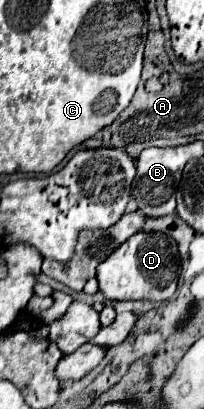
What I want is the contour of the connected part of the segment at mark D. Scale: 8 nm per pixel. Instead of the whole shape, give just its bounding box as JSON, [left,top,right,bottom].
[97,233,179,301]

